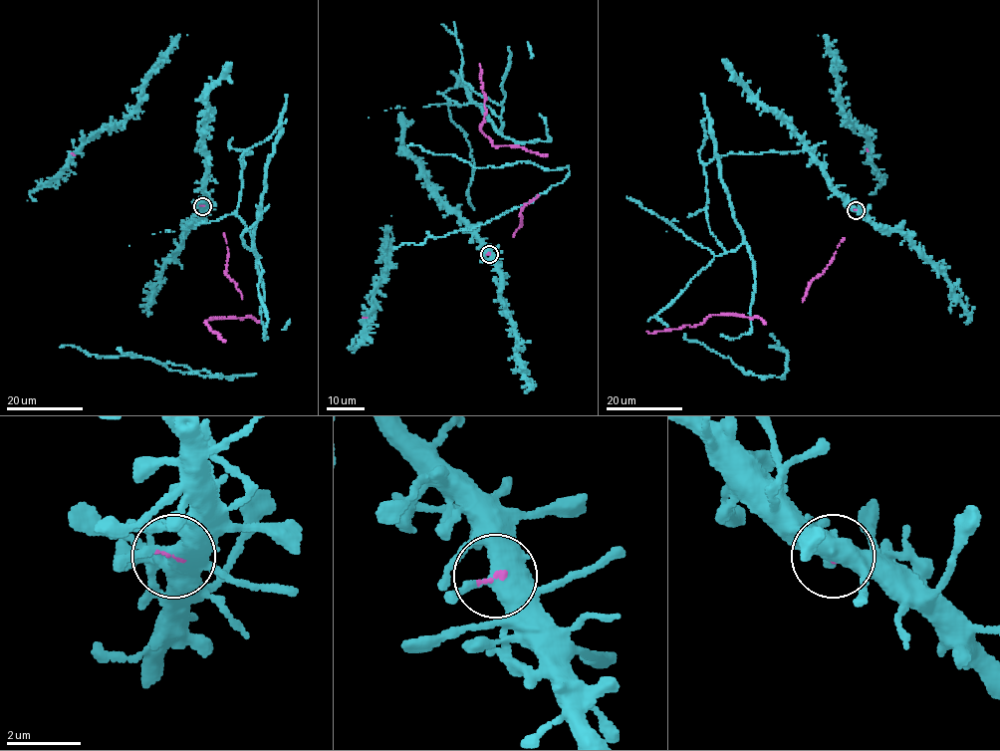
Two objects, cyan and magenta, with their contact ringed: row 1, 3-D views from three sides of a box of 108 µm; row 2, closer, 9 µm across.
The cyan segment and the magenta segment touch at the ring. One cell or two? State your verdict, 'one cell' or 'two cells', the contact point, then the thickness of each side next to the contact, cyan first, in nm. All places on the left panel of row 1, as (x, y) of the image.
one cell; place (202, 206); calibres 440 and 80 nm

